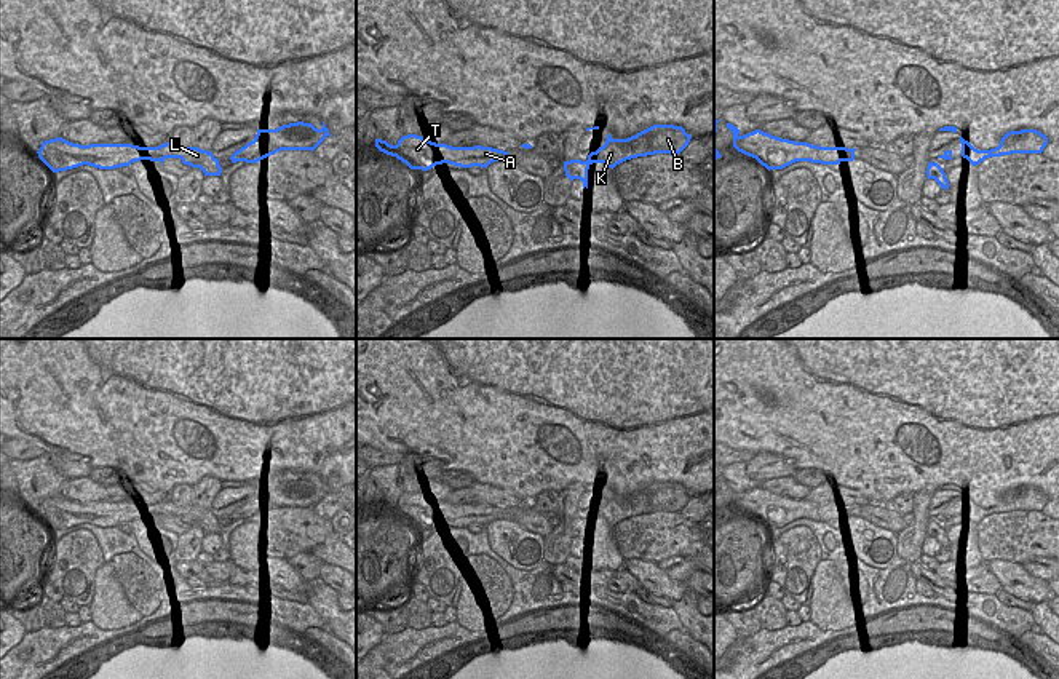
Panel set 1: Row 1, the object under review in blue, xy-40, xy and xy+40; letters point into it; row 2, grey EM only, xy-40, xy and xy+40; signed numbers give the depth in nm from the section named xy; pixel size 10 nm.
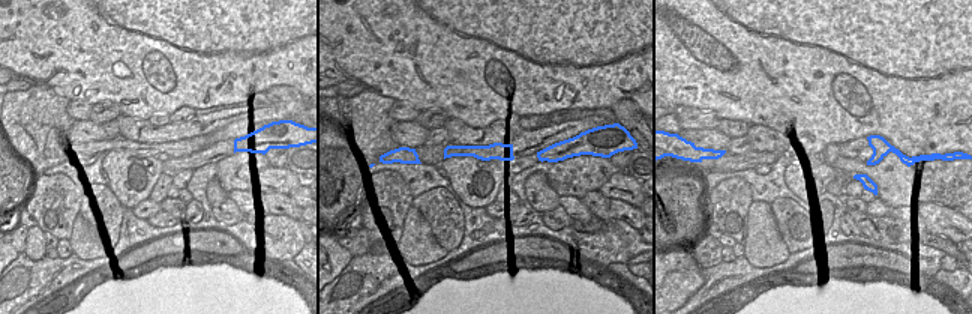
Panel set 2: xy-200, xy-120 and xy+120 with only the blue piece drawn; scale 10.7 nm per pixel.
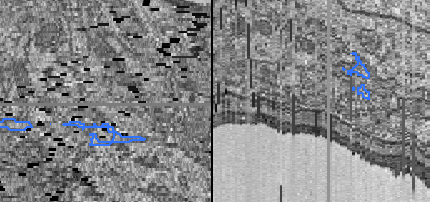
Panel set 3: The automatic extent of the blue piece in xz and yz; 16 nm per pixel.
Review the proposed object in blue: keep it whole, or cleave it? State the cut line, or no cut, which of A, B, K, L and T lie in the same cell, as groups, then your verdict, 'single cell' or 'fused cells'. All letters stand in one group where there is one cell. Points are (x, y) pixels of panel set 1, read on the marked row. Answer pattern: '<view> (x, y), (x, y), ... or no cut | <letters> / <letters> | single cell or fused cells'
xy (587, 160), (591, 163) | A L T / B K | fused cells

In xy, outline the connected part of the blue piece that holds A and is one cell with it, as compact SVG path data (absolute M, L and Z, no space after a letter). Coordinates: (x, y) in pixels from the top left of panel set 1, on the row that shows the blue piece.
M417 134L403 136L396 145L375 139L375 147L406 163L411 169L428 171L436 165L449 163L460 168L487 168L494 161L508 161L508 152L492 147L452 147L436 144Z

